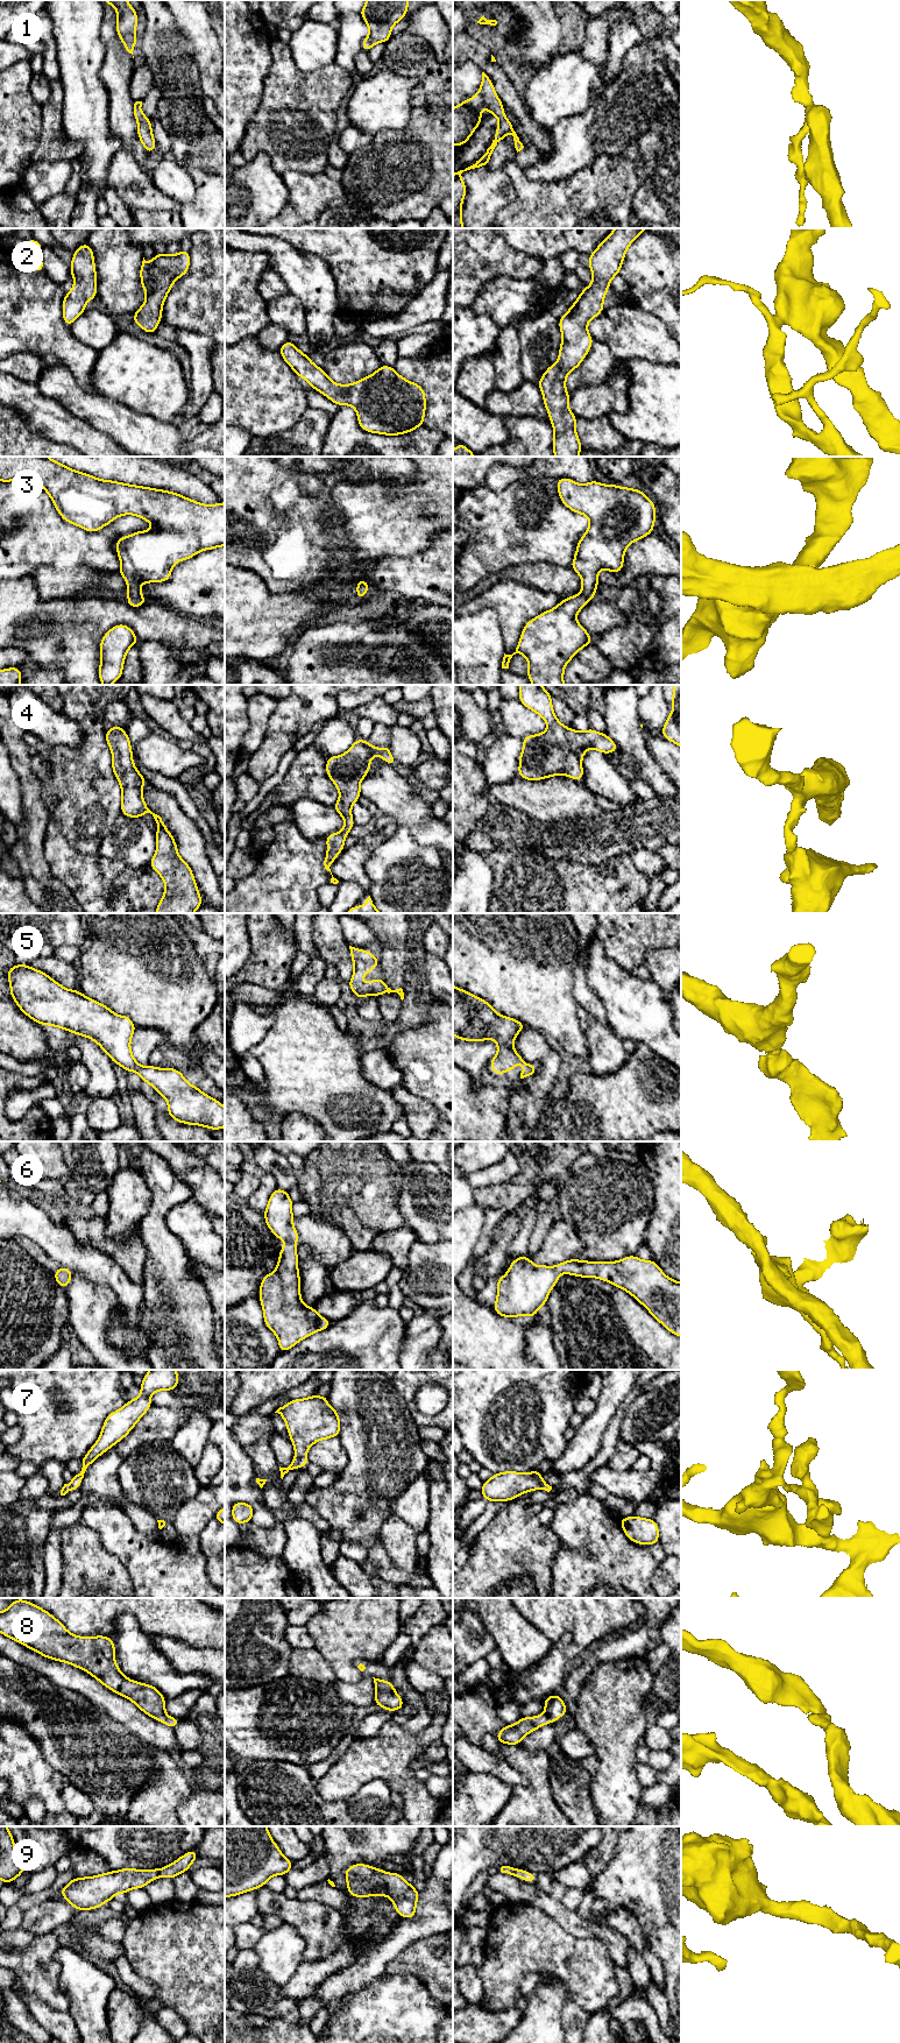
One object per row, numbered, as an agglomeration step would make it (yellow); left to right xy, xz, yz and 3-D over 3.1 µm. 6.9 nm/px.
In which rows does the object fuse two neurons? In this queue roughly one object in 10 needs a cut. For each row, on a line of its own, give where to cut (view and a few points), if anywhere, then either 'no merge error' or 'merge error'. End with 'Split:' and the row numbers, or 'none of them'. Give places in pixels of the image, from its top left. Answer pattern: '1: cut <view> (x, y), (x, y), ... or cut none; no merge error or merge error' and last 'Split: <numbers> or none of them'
1: cut none; no merge error
2: cut none; no merge error
3: cut none; no merge error
4: cut none; no merge error
5: cut none; no merge error
6: cut none; no merge error
7: cut none; no merge error
8: cut none; no merge error
9: cut none; no merge error
Split: none of them

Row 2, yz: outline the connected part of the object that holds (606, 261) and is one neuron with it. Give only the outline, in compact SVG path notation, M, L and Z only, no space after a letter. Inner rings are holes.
M615 228L589 255L588 266L593 274L589 287L583 288L572 307L559 319L562 334L558 361L550 366L539 380L544 405L548 411L548 418L553 425L553 452L554 457L579 457L582 451L581 441L575 430L577 417L568 409L571 395L566 390L566 377L576 369L587 356L594 340L587 330L588 323L596 318L603 310L603 299L610 288L610 281L619 274L625 253L629 246L649 228Z

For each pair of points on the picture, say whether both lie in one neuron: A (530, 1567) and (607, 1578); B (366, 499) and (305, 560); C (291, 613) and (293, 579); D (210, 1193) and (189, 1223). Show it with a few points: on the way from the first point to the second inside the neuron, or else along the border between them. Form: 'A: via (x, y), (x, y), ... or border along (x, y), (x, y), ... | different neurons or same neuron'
A: border along (555, 1555), (552, 1562), (551, 1585) | different neurons
B: border along (331, 506), (346, 534), (346, 550) | different neurons
C: border along (318, 585), (284, 593), (273, 593), (266, 587) | different neurons
D: border along (192, 1197), (208, 1213) | different neurons

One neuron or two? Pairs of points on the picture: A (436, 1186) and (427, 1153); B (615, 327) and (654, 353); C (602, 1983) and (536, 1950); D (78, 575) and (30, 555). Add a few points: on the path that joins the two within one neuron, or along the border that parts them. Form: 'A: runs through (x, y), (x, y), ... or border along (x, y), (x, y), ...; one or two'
A: border along (413, 1159), (420, 1163), (433, 1163), (440, 1171); two
B: runs through (624, 329), (635, 333), (645, 344); one
C: runs through (586, 1966), (573, 1953), (560, 1953), (552, 1950); one
D: border along (89, 566), (61, 568), (39, 566), (35, 570); two

